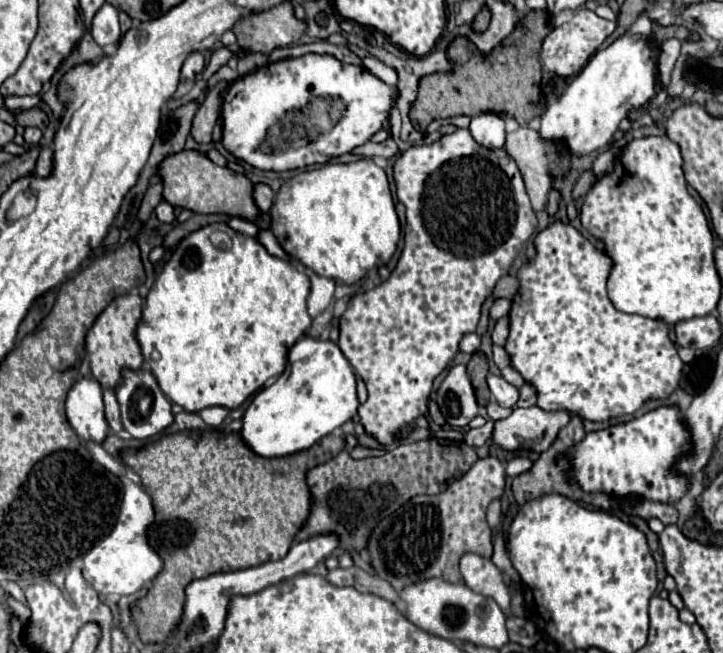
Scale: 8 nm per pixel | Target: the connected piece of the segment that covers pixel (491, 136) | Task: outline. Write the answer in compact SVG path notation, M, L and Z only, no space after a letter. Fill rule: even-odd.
M482 113L482 115L472 117L470 133L476 143L480 143L482 147L488 147L488 149L504 147L504 141L506 141L504 119L500 119L494 113Z

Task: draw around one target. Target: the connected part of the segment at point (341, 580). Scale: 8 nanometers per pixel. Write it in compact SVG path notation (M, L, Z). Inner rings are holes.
M350 567L350 569L334 569L334 571L328 571L328 581L338 585L338 587L344 587L344 585L350 585L362 593L374 593L378 597L384 597L392 603L400 603L400 595L398 591L390 585L390 583L384 583L384 579L376 577L376 575L370 575L366 573L364 569L360 567Z

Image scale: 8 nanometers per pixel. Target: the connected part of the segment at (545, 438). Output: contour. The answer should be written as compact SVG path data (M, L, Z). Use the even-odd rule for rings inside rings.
M532 405L532 407L526 407L526 409L514 407L514 411L512 411L510 417L494 421L492 441L496 445L500 445L502 449L508 449L508 451L528 449L528 451L542 453L542 451L546 451L554 443L558 431L570 421L570 417L572 417L570 411L544 411L538 405Z

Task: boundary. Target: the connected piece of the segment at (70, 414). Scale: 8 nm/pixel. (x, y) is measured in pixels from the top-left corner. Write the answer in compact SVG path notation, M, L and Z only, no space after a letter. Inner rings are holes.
M78 379L66 397L66 417L84 441L102 443L108 437L108 423L104 419L102 385L96 379Z

